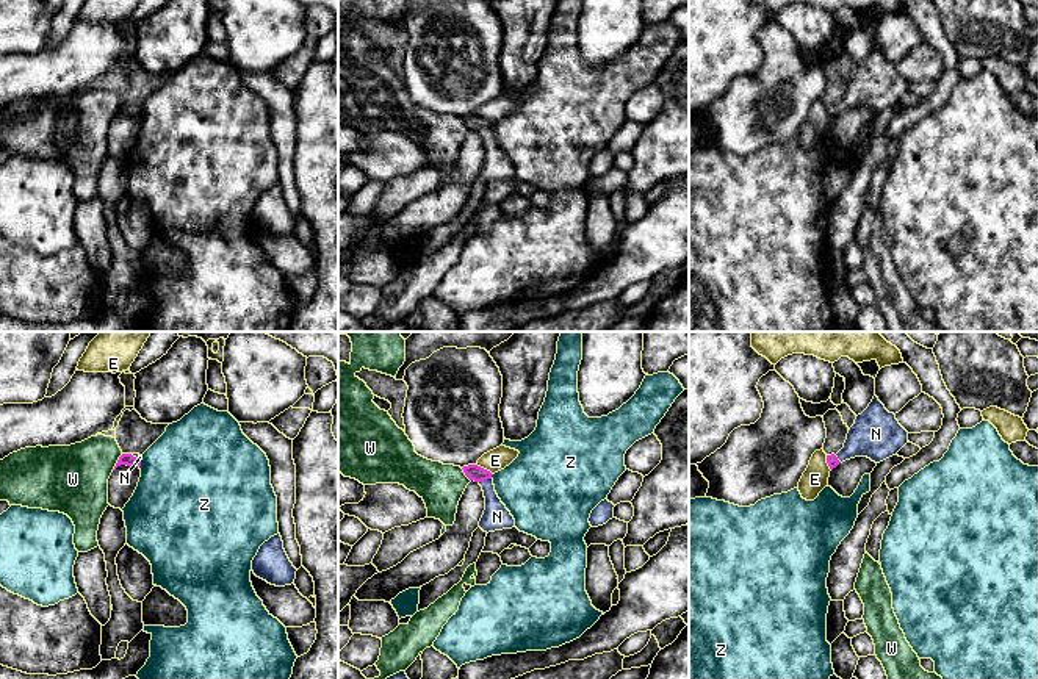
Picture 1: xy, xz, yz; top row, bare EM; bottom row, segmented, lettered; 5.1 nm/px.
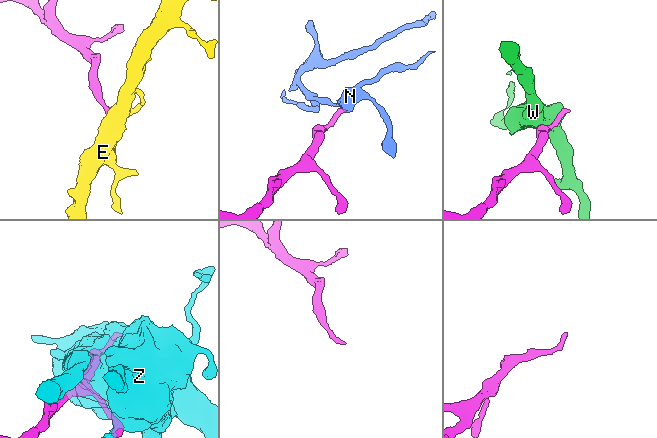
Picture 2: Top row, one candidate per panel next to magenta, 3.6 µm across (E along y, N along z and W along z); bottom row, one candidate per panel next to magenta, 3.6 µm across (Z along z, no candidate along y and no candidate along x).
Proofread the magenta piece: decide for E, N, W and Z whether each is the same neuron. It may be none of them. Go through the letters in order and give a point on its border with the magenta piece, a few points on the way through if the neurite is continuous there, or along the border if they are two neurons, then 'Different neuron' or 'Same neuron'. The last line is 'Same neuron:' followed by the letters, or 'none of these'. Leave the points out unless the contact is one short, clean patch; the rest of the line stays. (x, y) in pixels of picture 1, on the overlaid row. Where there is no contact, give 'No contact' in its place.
E: Touches magenta at xz (482, 468). Boundary: xz (476, 463), (492, 474). Different neuron
N: Touches magenta at xz (484, 479). Path across: xz (475, 473), (484, 479), (497, 517). Same neuron
W: Touches magenta at xy (118, 462). Different neuron
Z: Touches magenta at xy (140, 463). Different neuron
Same neuron: N

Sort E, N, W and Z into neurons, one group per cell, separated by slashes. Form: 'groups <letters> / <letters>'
groups E / N / W / Z

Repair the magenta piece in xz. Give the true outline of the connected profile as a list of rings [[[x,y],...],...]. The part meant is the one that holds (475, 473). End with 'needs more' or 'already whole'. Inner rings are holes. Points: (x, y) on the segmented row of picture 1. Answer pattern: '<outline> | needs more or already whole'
[[[468,465],[468,466],[463,466],[462,469],[465,476],[470,480],[478,482],[484,491],[485,510],[479,521],[479,527],[487,534],[515,527],[514,516],[506,508],[506,505],[501,502],[501,499],[498,498],[495,491],[495,485],[492,479],[493,474],[478,465]]] | needs more

